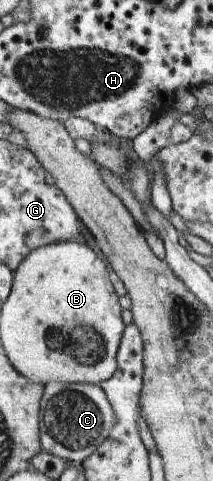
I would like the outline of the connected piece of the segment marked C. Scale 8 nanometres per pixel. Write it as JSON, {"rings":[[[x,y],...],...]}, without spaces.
{"rings":[[[50,382],[45,385],[42,398],[41,427],[44,452],[60,457],[66,462],[83,463],[110,436],[115,415],[101,385],[84,382]]]}

